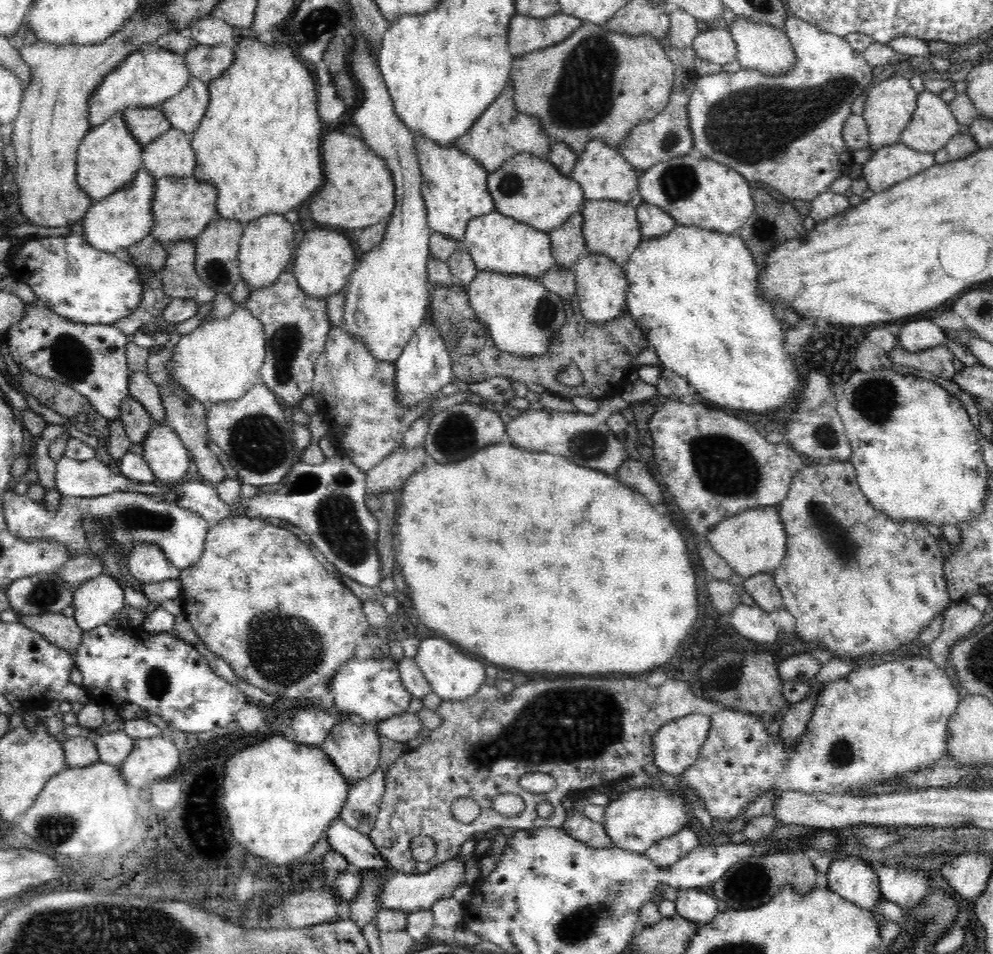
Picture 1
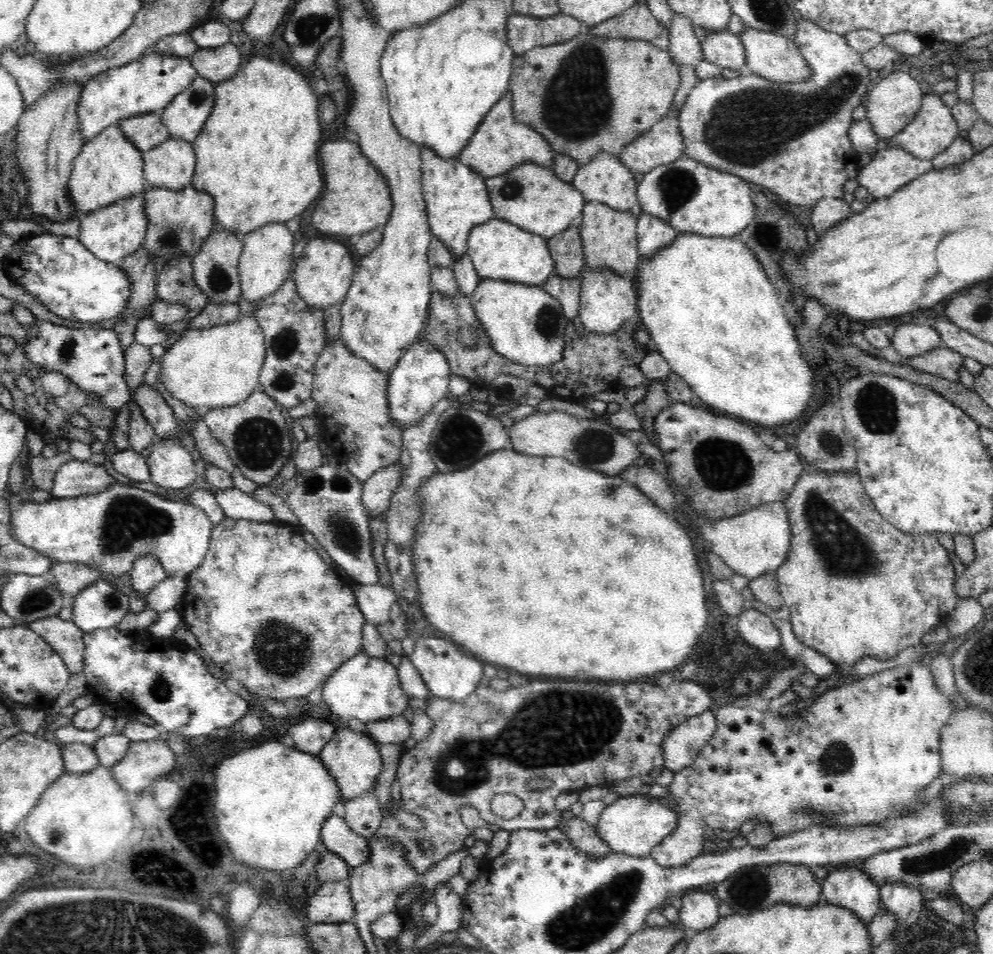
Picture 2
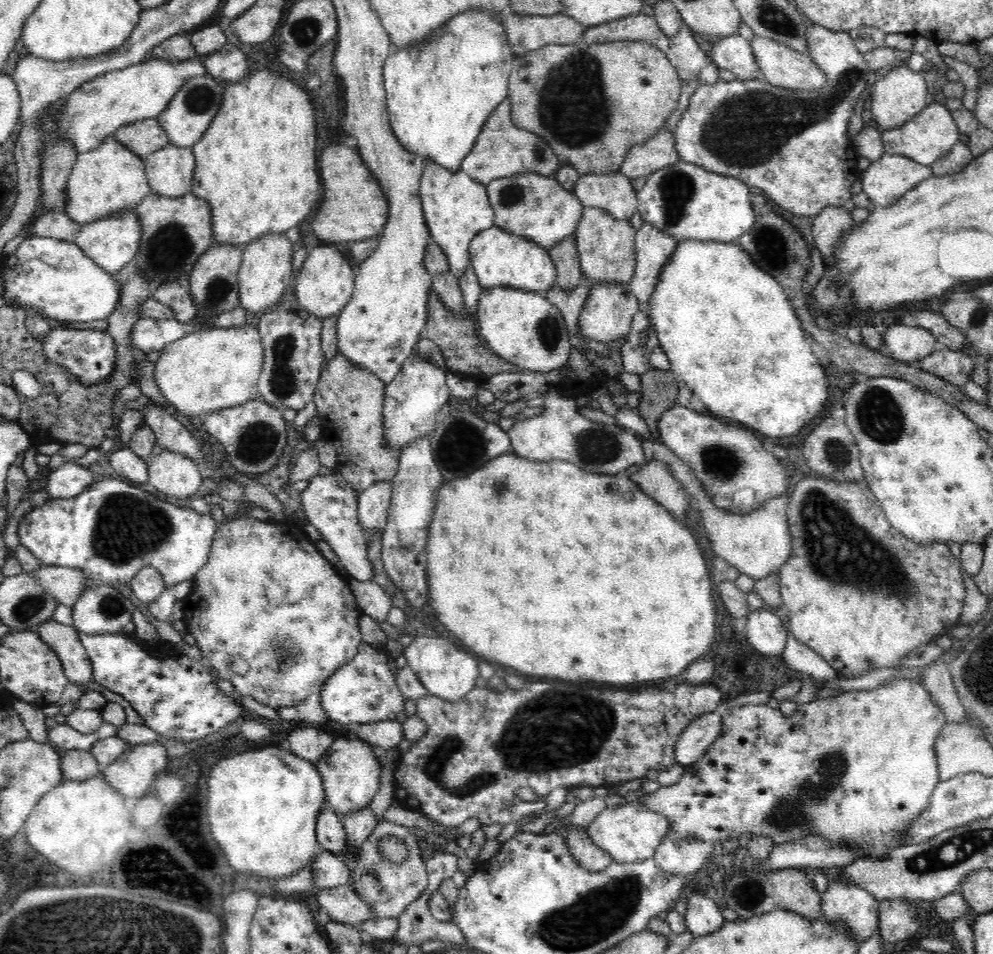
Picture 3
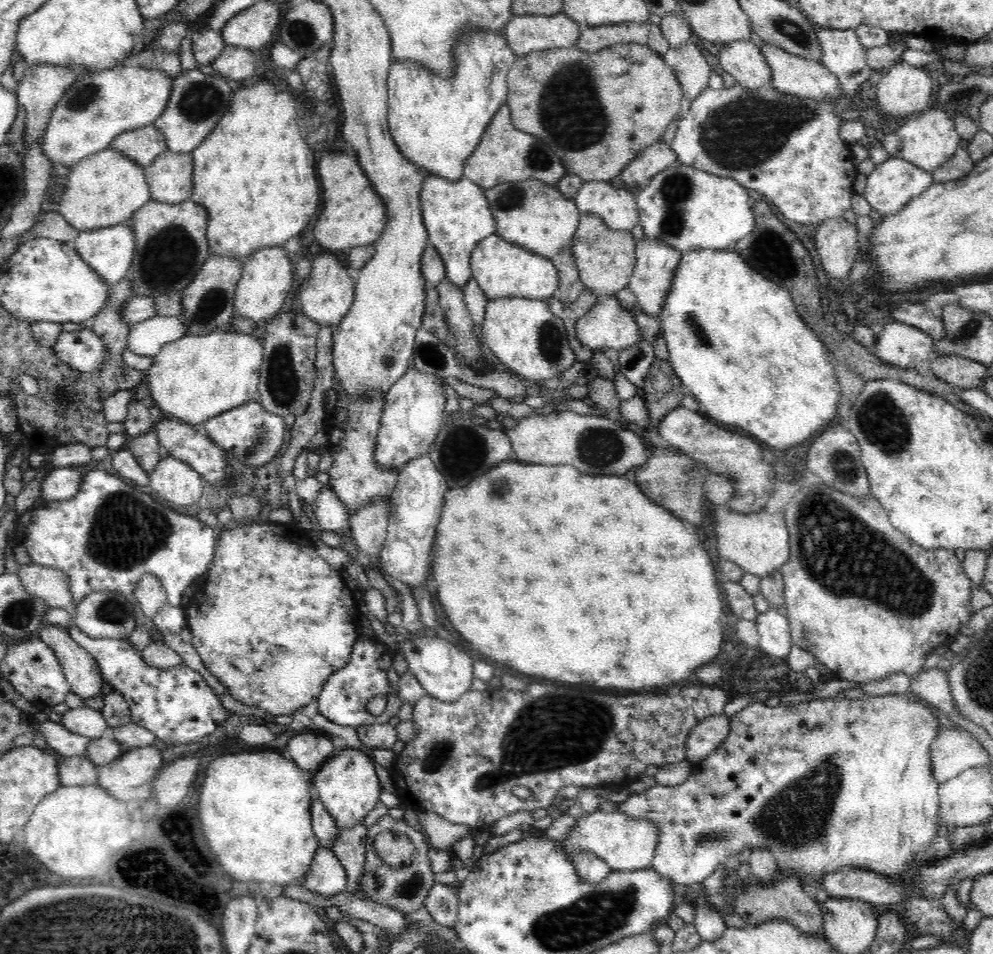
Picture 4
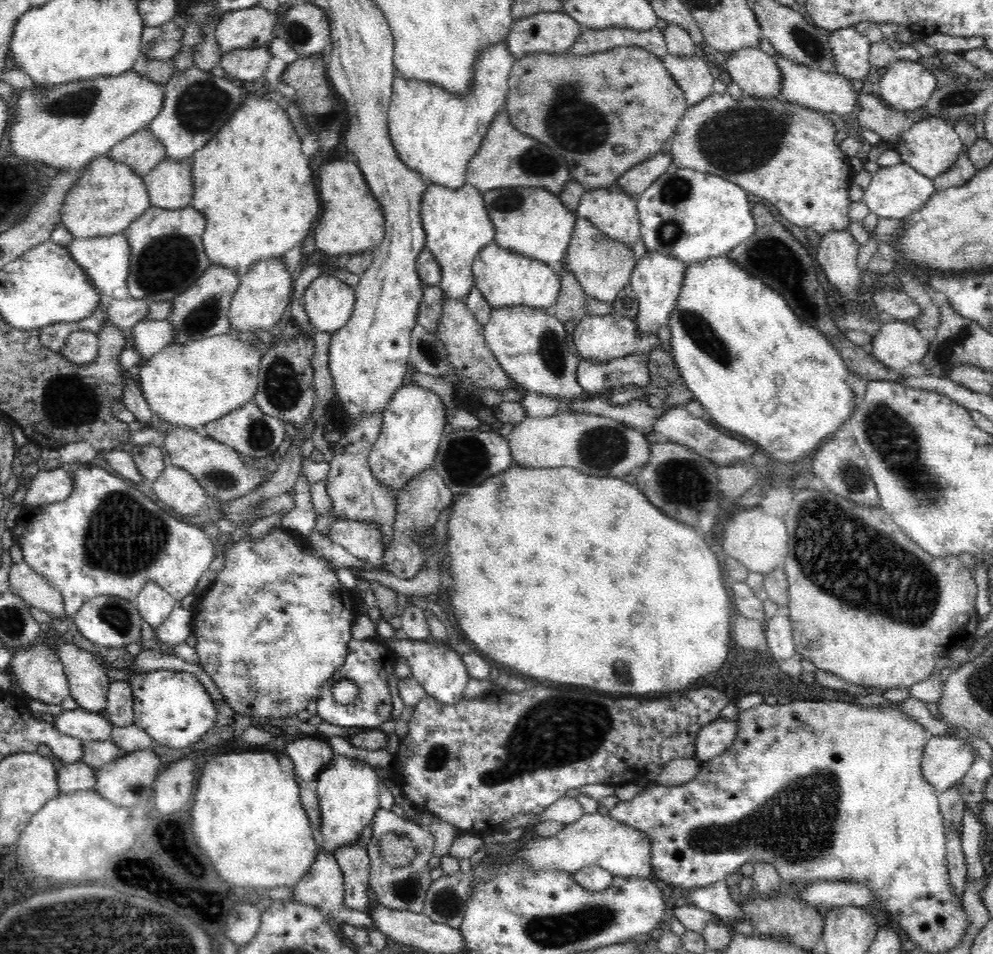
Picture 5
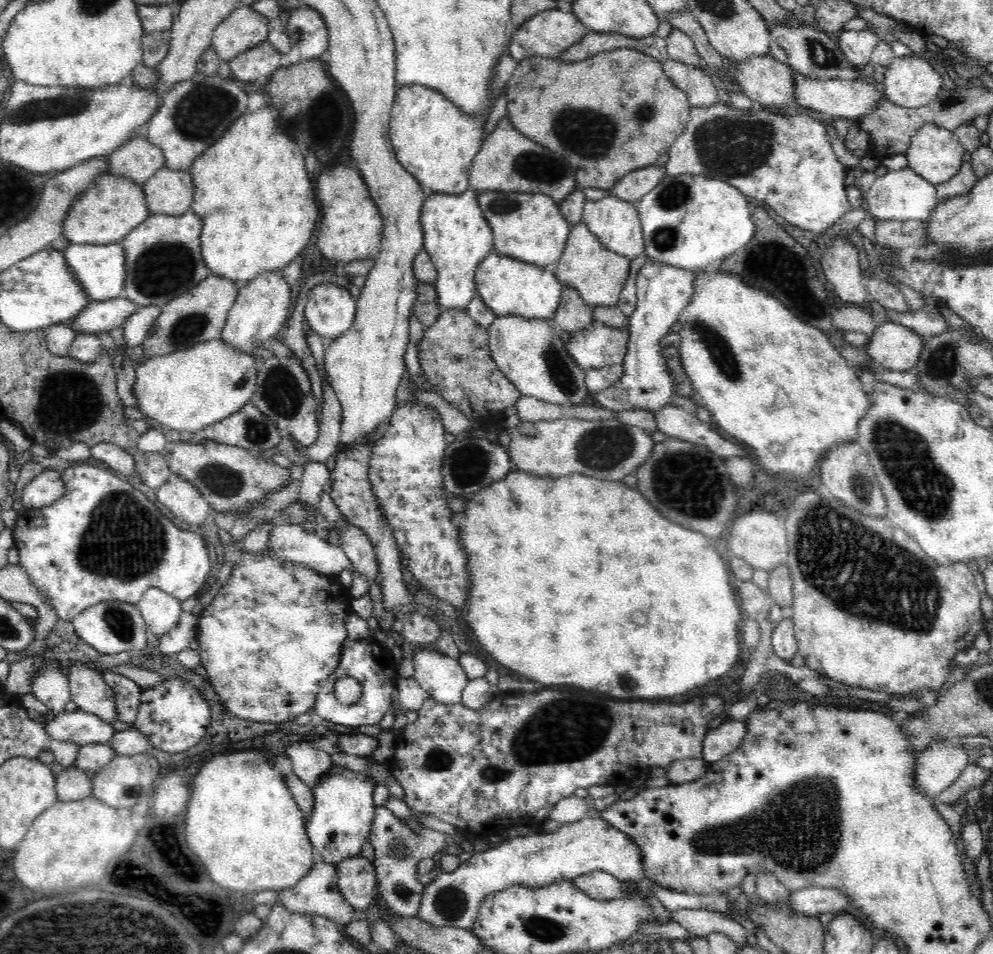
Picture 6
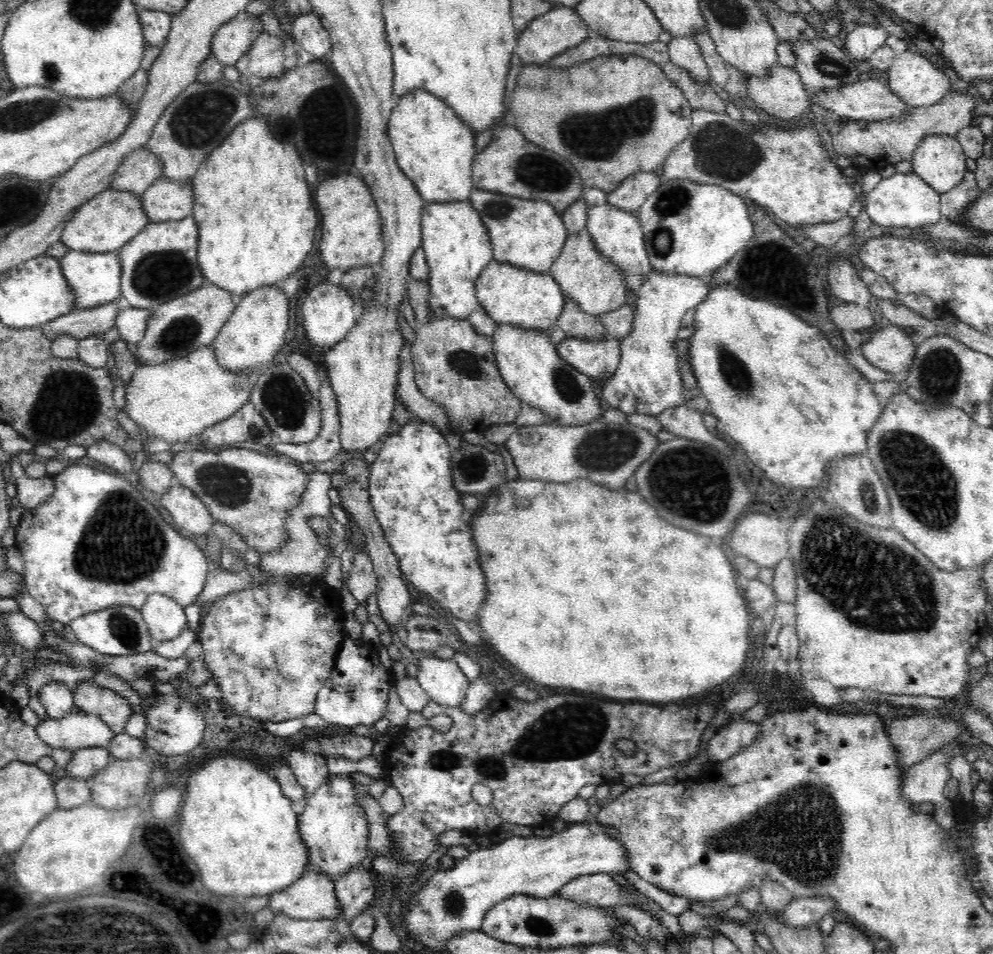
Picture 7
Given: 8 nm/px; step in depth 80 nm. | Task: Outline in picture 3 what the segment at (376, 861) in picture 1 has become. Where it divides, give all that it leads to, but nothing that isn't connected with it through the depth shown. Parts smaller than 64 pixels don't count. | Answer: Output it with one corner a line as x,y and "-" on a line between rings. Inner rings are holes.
325,805
320,809
315,827
318,842
326,851
338,855
347,849
342,818
332,812
330,805

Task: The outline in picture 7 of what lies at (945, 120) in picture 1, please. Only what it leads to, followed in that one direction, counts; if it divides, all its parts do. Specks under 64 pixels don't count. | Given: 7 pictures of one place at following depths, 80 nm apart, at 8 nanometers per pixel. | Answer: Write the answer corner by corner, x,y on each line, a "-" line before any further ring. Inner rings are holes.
928,136
912,156
913,172
936,193
944,194
957,188
969,172
967,155
956,137

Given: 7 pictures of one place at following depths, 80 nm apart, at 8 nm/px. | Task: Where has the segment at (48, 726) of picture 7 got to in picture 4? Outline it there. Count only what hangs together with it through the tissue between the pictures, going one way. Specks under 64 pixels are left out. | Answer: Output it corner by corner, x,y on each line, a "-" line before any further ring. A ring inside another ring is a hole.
86,706
68,709
56,719
66,730
80,736
86,736
86,739
105,737
106,730
109,727
100,710

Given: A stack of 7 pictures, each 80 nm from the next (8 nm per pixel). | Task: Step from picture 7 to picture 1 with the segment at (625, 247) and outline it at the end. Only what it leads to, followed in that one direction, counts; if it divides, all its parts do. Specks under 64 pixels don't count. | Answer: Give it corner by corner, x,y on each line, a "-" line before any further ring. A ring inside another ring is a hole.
593,139
578,156
570,178
583,190
585,200
613,200
626,204
639,194
639,178
636,169
619,152
604,141

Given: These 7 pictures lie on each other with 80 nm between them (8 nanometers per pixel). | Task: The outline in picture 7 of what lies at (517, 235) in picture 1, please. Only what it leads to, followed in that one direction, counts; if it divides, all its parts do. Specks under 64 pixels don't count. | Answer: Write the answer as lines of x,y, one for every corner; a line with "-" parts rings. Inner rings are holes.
492,260
480,272
475,291
479,305
497,325
509,324
532,332
552,332
566,302
560,285
549,272
532,272
497,260

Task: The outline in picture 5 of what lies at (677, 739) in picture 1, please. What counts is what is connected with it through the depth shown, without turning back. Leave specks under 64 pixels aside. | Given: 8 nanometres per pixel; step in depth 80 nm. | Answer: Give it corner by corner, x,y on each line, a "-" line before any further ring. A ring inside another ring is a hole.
728,718
721,719
708,724
696,740
696,759
706,762
722,756
724,750
730,748
737,736
737,722

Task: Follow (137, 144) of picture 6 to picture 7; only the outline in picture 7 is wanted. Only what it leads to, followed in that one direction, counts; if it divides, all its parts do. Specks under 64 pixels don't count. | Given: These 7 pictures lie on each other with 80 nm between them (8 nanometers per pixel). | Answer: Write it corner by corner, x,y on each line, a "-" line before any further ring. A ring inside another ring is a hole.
146,146
126,156
118,167
109,188
118,192
131,192
140,197
163,174
162,161

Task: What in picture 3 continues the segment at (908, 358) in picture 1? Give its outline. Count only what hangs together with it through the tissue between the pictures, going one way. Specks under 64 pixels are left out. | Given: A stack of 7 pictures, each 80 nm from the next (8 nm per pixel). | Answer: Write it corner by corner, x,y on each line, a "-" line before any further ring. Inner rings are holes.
939,347
934,353
918,360
916,366
964,389
968,380
972,380
975,359
960,350

